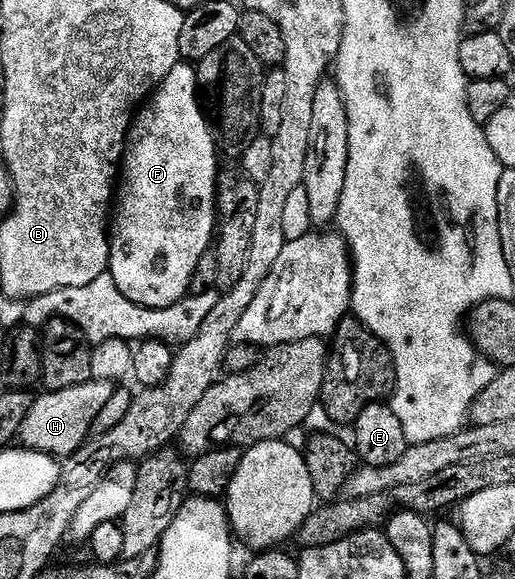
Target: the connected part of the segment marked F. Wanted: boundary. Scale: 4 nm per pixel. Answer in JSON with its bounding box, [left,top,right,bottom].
[108,60,220,310]

